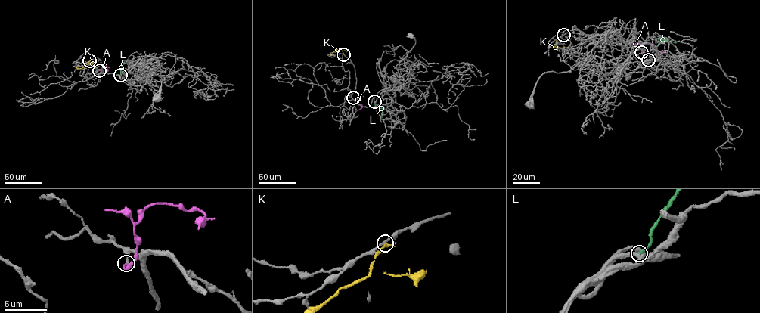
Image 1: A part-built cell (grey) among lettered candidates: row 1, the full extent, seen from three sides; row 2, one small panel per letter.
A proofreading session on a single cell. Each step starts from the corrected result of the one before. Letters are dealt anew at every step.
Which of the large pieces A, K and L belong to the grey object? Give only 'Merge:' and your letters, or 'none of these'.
Merge: none of these

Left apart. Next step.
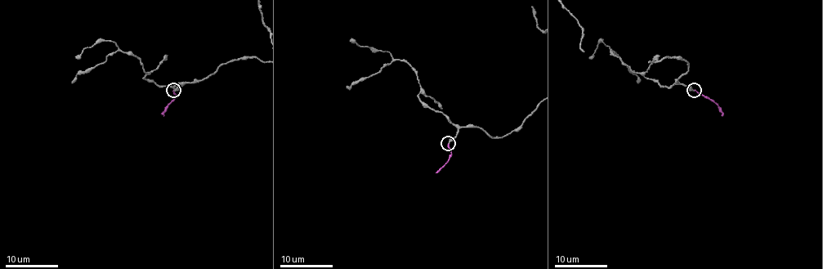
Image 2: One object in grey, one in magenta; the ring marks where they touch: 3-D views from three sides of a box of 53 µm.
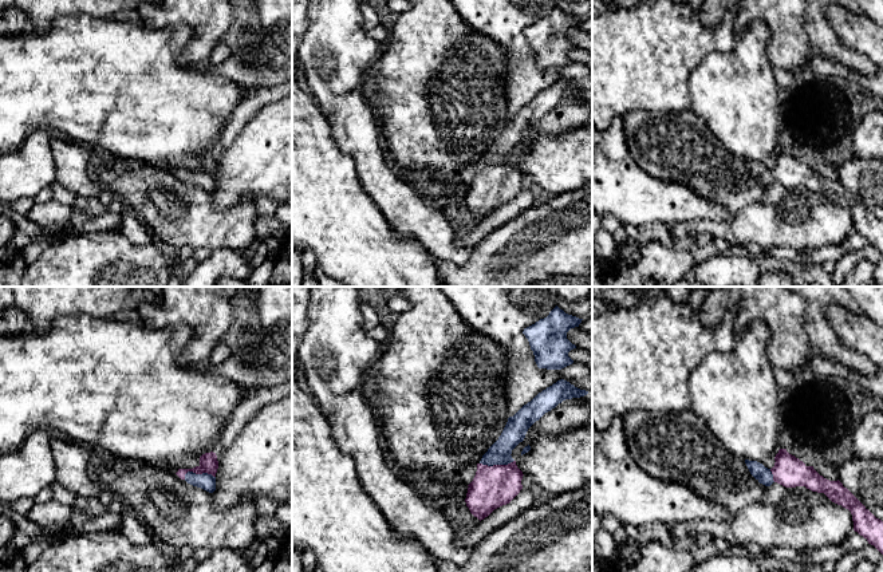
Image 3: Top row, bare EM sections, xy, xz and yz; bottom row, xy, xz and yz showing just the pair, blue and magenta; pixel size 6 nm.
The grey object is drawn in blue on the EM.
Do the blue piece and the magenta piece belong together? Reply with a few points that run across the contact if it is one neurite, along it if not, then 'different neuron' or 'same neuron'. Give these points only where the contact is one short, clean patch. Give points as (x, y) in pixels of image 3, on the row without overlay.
line xy (205, 181), (200, 174), (208, 166), (208, 162); same neuron

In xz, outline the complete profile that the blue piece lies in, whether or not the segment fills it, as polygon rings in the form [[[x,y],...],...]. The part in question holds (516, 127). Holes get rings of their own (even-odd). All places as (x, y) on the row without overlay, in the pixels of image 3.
[[[560,79],[508,118],[501,135],[482,155],[476,175],[468,185],[465,202],[474,217],[484,220],[494,209],[509,204],[523,189],[524,174],[511,154],[524,141],[528,129],[563,100],[587,94],[588,91]]]

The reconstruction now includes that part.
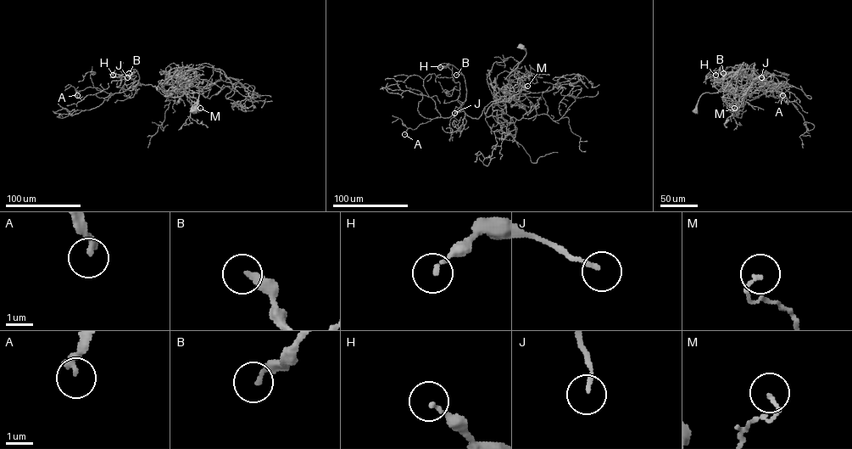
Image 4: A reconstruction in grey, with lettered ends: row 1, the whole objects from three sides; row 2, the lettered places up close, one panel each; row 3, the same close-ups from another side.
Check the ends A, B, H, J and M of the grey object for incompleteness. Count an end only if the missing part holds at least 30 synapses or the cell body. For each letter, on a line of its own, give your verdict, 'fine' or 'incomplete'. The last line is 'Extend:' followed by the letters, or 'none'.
A: fine
B: fine
H: fine
J: incomplete
M: fine
Extend: J

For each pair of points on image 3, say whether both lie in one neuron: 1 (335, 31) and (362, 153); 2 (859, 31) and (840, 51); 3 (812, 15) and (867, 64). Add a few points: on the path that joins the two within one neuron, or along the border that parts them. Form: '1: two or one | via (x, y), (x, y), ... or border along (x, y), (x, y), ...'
1: one | via (338, 62), (339, 93), (353, 122)
2: two | border along (827, 19), (836, 36), (847, 47), (868, 59)
3: one | via (822, 31), (851, 59)

